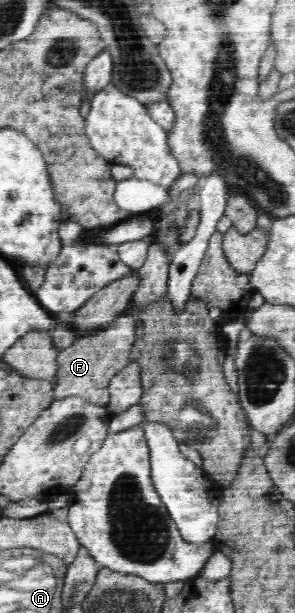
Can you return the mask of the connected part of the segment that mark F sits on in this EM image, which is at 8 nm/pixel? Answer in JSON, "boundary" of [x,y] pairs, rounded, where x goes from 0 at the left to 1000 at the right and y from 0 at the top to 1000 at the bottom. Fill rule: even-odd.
{"boundary":[[[420,512],[373,525],[359,535],[305,546],[275,546],[244,564],[207,571],[190,584],[197,610],[180,630],[180,653],[264,646],[305,659],[359,661],[373,653],[369,628],[380,617],[441,592],[441,574],[458,556],[458,527]]]}

